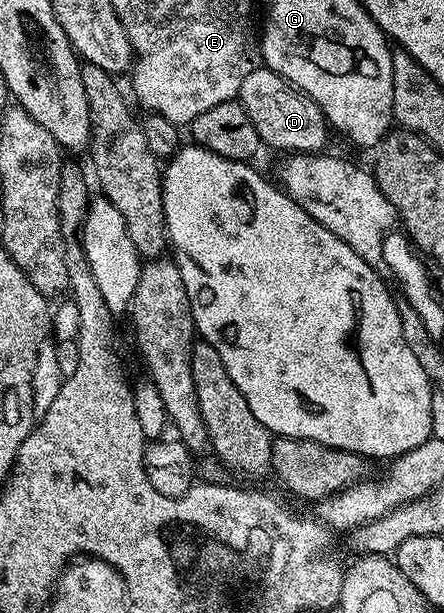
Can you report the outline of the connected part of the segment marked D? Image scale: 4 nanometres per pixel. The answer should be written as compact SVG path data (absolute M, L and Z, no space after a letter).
M263 65L256 67L246 81L242 81L238 101L246 109L250 121L254 121L254 129L258 129L258 137L265 148L273 147L276 151L283 153L320 153L325 150L330 136L328 120L320 111L320 106L311 99L310 96L304 95L294 83L288 83L278 73L271 71L269 67Z

